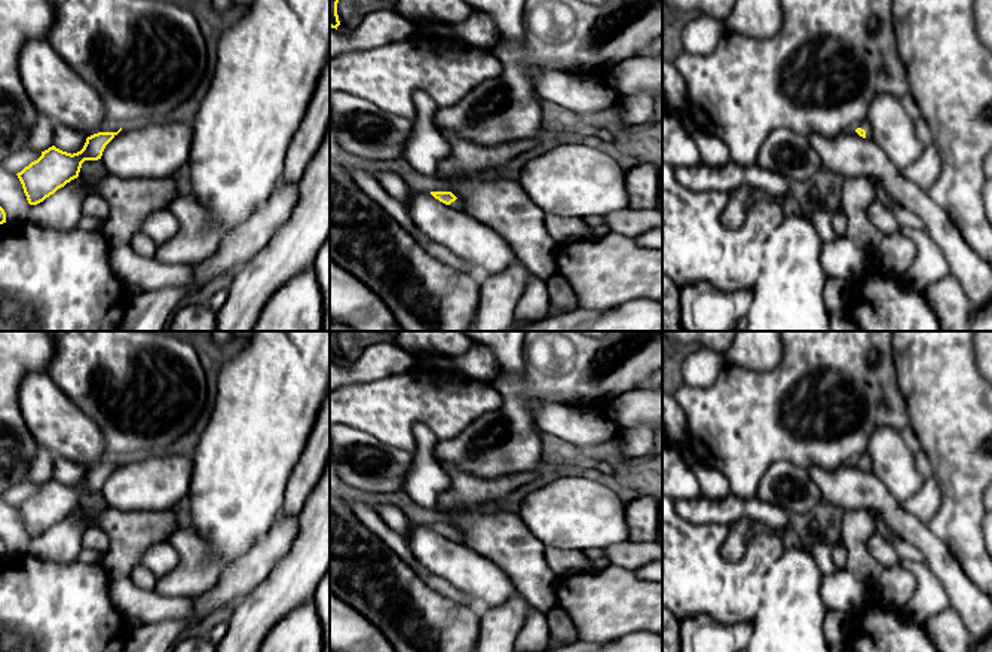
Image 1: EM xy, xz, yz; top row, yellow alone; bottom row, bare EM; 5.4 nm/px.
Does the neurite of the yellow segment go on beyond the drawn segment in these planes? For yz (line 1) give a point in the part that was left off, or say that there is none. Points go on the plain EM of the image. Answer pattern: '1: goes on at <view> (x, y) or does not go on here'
1: goes on at yz (865, 458)

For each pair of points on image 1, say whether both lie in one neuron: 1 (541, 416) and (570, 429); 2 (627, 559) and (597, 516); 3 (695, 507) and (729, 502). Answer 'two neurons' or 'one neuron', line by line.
1: one neuron
2: two neurons
3: one neuron

